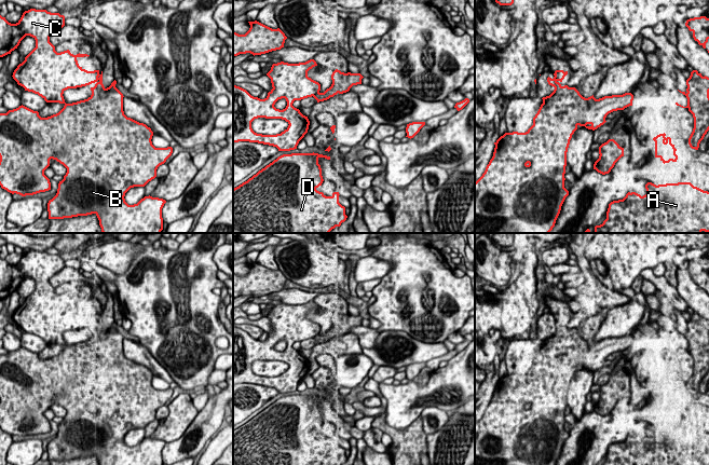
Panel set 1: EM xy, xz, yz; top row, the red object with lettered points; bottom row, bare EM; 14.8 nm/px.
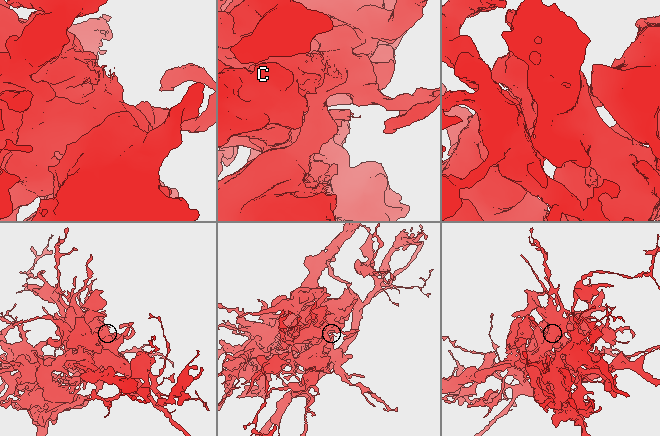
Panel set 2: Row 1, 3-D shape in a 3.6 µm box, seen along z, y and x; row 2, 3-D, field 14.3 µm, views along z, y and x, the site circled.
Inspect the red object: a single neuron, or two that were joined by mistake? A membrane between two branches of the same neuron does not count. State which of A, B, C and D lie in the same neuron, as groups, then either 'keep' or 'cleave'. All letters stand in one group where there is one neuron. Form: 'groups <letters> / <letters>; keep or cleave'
groups A C / B D; cleave

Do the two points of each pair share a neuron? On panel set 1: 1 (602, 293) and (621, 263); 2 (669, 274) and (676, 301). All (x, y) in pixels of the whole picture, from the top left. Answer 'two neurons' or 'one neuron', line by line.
1: two neurons
2: two neurons

